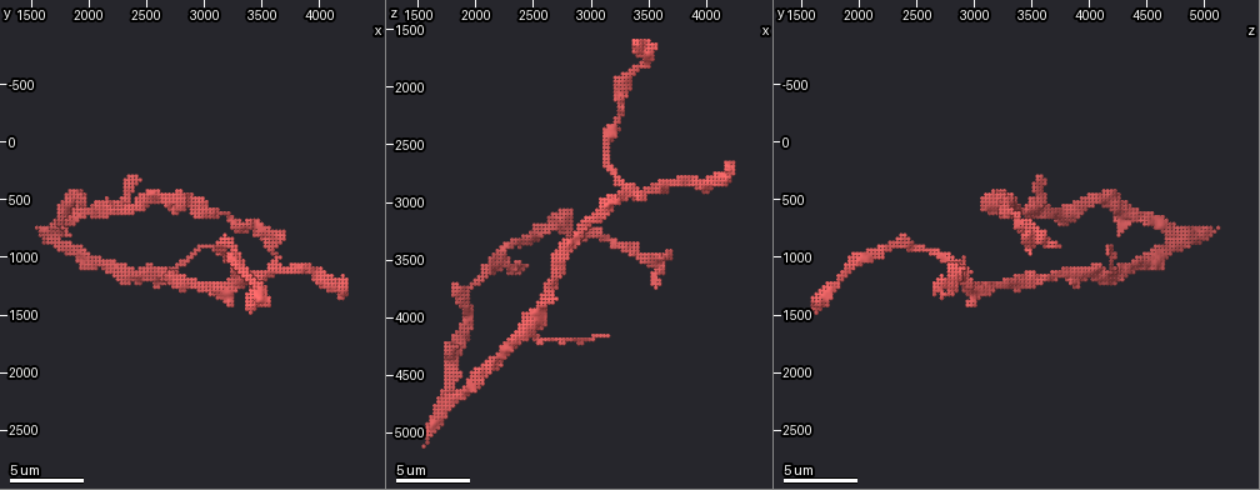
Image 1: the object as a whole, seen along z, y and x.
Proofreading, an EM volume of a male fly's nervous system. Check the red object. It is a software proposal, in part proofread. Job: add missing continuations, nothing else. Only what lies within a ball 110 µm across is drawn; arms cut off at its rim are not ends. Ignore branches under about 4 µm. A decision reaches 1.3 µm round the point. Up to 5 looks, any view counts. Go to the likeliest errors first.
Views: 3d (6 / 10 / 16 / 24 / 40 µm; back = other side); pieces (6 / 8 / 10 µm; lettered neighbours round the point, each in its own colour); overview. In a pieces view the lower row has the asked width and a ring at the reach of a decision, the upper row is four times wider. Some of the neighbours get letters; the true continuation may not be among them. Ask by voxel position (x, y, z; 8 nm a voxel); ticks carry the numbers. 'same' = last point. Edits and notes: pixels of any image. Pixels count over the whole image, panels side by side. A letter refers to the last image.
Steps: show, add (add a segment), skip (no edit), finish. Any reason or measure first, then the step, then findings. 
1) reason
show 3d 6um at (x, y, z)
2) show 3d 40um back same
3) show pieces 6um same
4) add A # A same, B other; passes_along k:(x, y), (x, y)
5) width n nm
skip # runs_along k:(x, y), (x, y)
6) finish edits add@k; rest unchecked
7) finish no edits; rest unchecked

free end
show pieces 10um at (3580, 920, 3740)

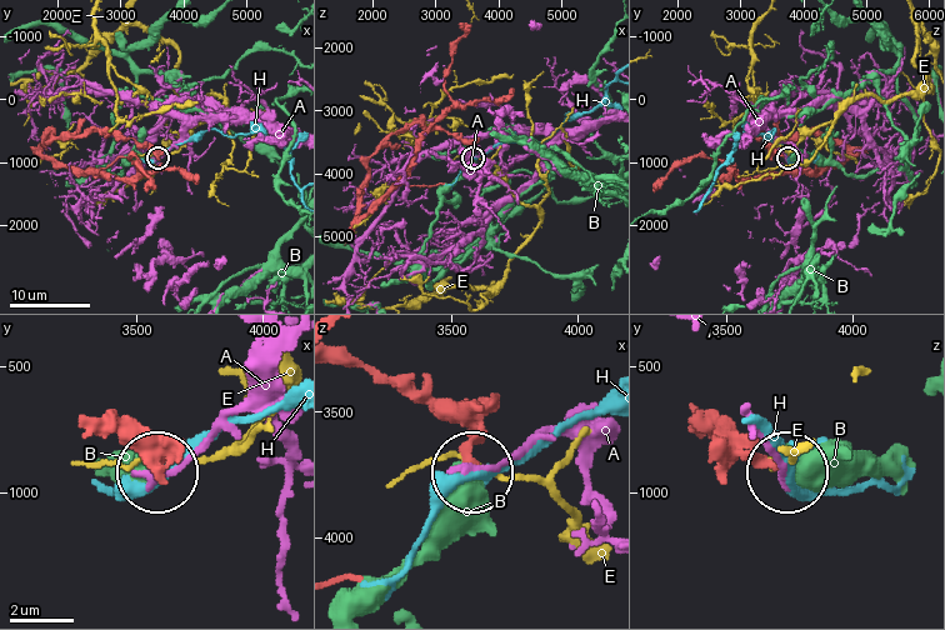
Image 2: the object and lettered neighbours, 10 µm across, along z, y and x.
skip # A other, B other, E other, H other; runs_along 2:(348, 365), (380, 371), (436, 400), (466, 433), (469, 470); no lettered segment goes on from it

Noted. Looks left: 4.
free end
show pieces 8um at (2420, 320, 3560)

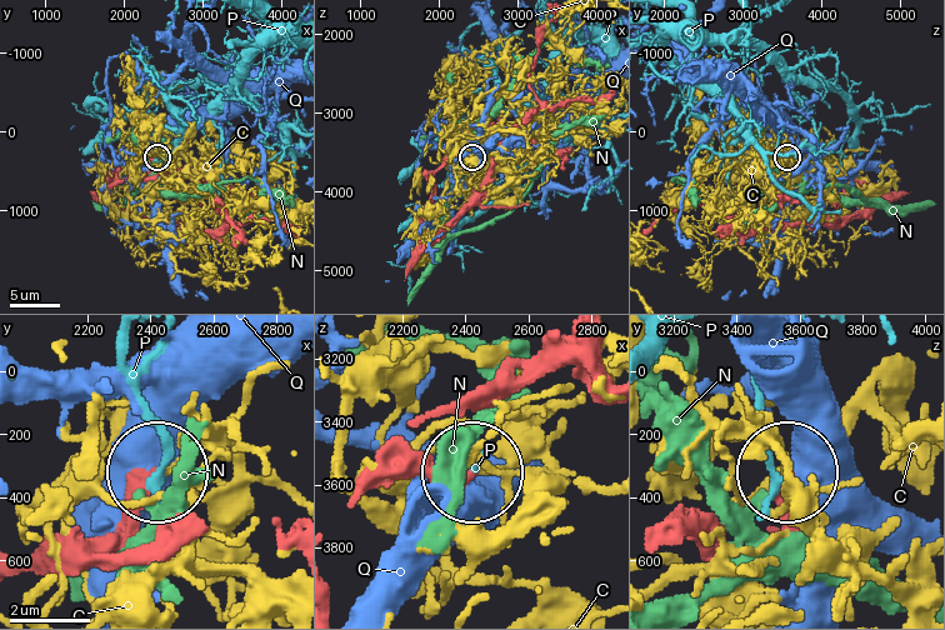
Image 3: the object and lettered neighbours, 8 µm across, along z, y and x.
width 390 nm
skip # C other, N other, P other, Q other; runs_along 3:(24, 556), (105, 540), (151, 479); none of them fits

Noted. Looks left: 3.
branch stops here
show pieces 6um at (3120, 960, 4160)

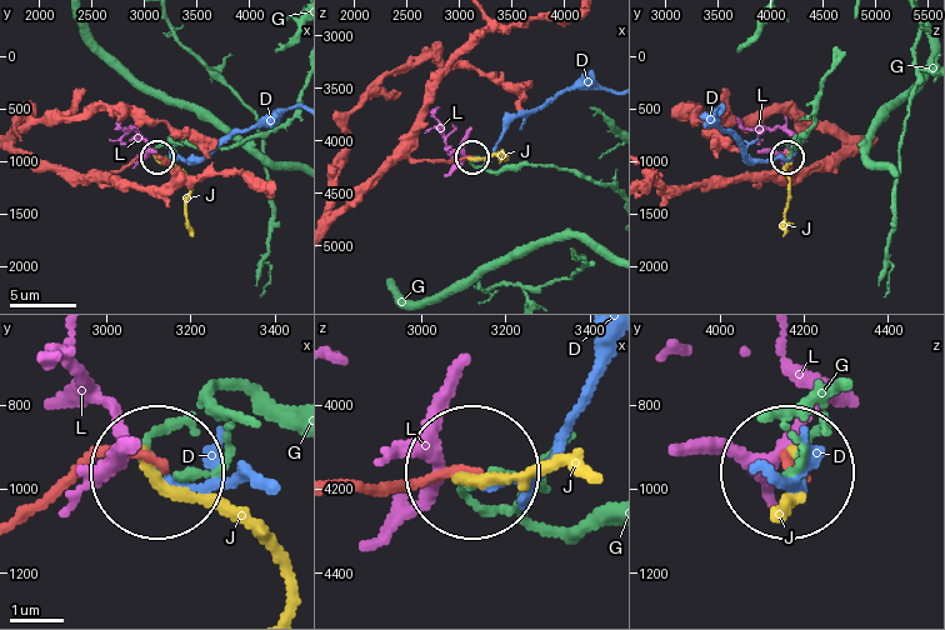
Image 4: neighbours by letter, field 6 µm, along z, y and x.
skip # D other, G other, J other, L other; runs_along 4:(336, 485), (466, 473); none of them fits

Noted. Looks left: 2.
finish no edits; rest unchecked

